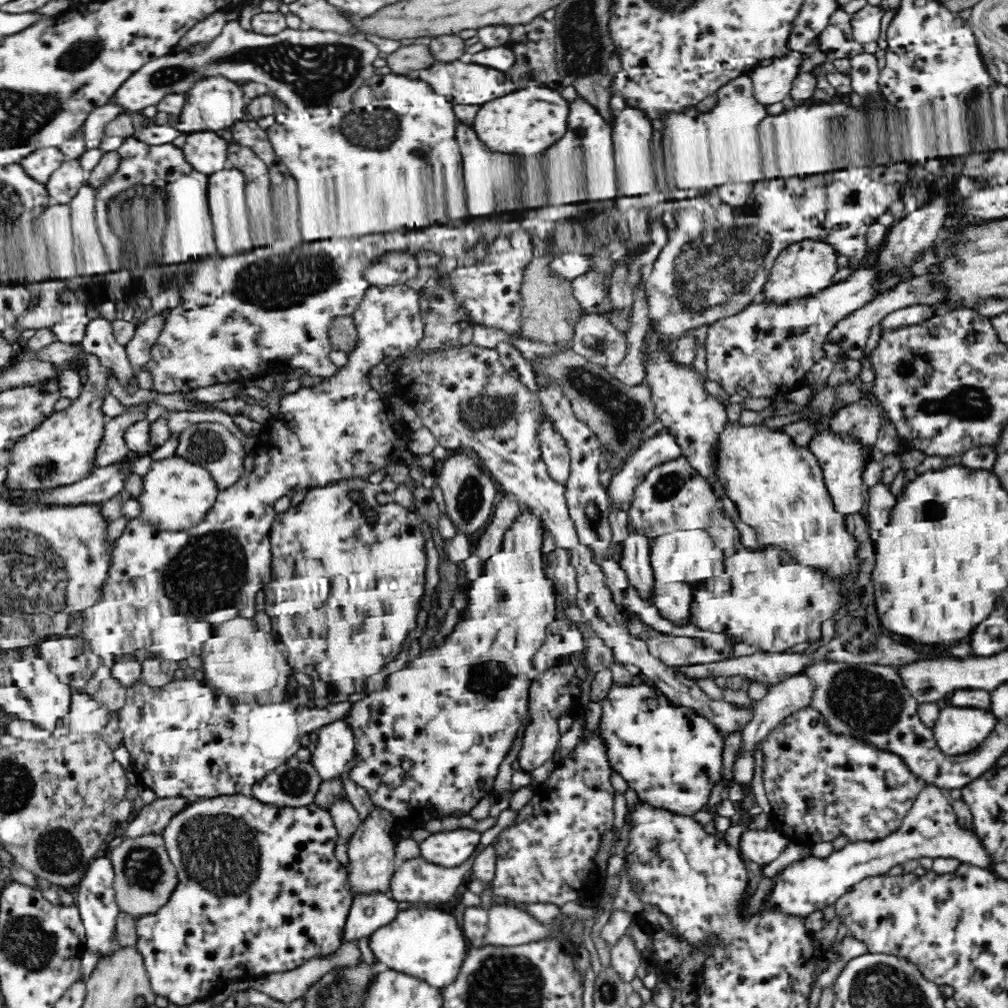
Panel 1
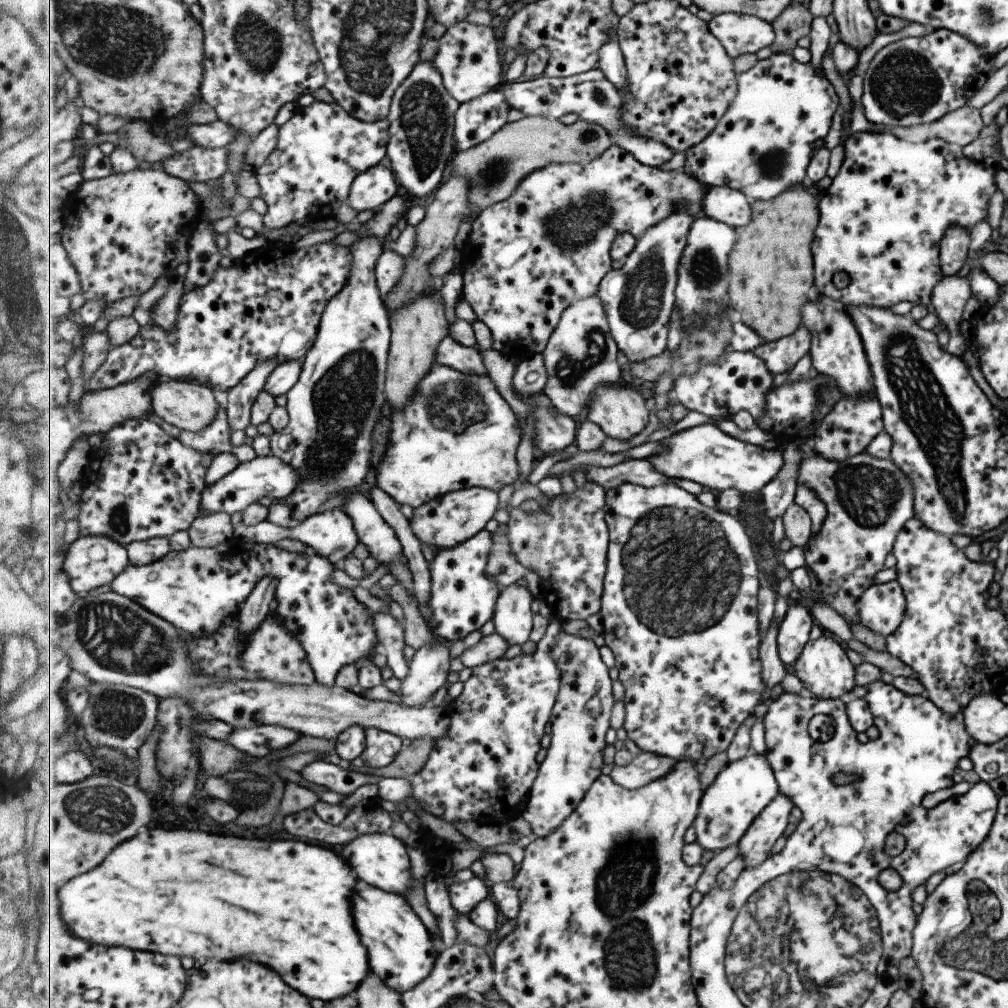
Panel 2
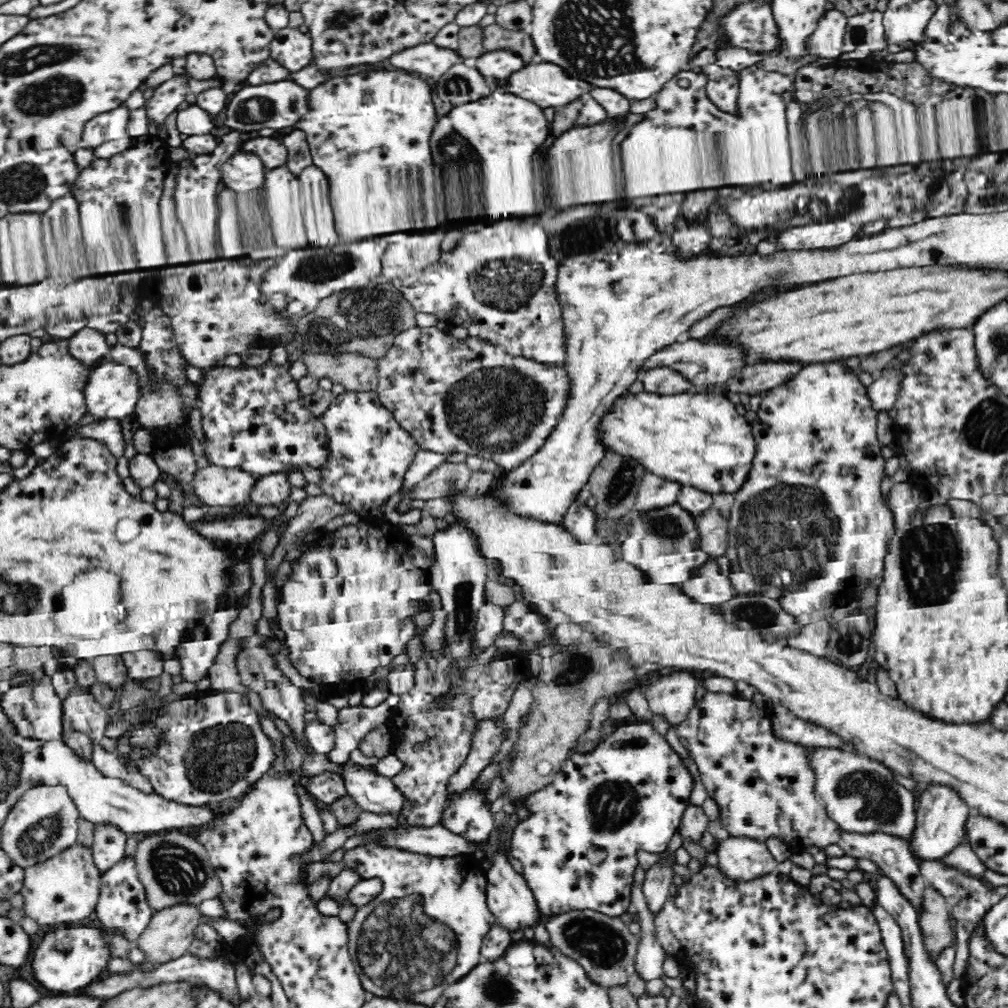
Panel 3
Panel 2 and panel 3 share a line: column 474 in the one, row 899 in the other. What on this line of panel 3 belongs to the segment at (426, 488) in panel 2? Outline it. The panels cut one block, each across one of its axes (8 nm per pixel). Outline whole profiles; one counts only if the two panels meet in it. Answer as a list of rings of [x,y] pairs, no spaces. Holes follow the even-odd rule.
[[[366,844],[359,848],[346,850],[340,862],[328,860],[308,863],[299,874],[299,882],[304,888],[309,889],[322,878],[331,881],[342,870],[355,872],[360,881],[378,878],[381,882],[380,894],[372,902],[361,906],[354,918],[346,924],[348,950],[355,960],[360,983],[369,997],[392,999],[404,996],[408,998],[408,1002],[434,1006],[446,987],[463,978],[479,964],[483,938],[496,924],[495,917],[488,908],[487,878],[484,868],[484,857],[480,854],[458,853],[457,855],[438,856],[384,849]],[[412,962],[416,962],[420,968],[416,970],[416,974],[408,972],[412,970]]]

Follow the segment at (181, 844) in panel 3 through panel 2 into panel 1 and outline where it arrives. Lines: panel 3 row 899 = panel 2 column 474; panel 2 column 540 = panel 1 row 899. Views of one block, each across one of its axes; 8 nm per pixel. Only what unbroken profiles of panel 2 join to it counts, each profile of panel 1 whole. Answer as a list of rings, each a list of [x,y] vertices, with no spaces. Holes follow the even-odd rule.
[[[164,833],[141,834],[138,838],[128,838],[120,846],[112,847],[108,857],[114,867],[116,902],[122,912],[135,917],[147,917],[156,914],[172,896],[180,877],[176,874],[176,865],[167,852]]]

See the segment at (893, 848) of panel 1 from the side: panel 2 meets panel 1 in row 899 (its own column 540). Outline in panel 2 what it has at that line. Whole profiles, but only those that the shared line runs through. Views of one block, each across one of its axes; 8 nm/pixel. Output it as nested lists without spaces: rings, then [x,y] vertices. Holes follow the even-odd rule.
[[[565,632],[551,648],[551,656],[563,671],[561,690],[550,720],[551,743],[523,816],[534,835],[541,839],[553,834],[574,814],[594,782],[603,775],[605,734],[612,728],[612,710],[616,703],[609,667],[593,640]]]

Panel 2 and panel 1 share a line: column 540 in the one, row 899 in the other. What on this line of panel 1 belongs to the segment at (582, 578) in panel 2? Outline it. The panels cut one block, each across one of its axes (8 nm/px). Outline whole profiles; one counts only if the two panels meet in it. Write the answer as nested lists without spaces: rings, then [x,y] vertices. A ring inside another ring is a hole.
[[[598,728],[592,732],[590,738],[586,738],[584,742],[580,742],[577,748],[574,749],[564,760],[563,764],[557,766],[552,774],[542,785],[536,785],[533,788],[533,795],[531,799],[518,812],[512,826],[502,830],[494,842],[495,848],[495,877],[492,881],[492,894],[494,896],[503,896],[506,899],[513,900],[515,903],[524,902],[527,904],[556,904],[556,906],[563,906],[565,903],[572,901],[577,904],[580,900],[590,900],[593,906],[596,907],[601,900],[600,891],[600,873],[597,852],[600,848],[602,836],[608,832],[613,826],[614,822],[614,798],[616,798],[616,791],[612,782],[612,770],[608,765],[607,756],[605,755],[605,747],[601,745],[600,733]]]

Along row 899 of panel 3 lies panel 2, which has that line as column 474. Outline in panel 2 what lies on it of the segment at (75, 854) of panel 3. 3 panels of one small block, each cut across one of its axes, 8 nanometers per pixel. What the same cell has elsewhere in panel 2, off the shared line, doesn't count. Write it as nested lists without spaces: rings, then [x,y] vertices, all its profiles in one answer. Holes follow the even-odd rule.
[[[464,21],[447,29],[439,39],[439,52],[433,59],[433,66],[441,72],[449,94],[460,104],[499,89],[503,78],[503,63],[493,25],[483,26]]]

